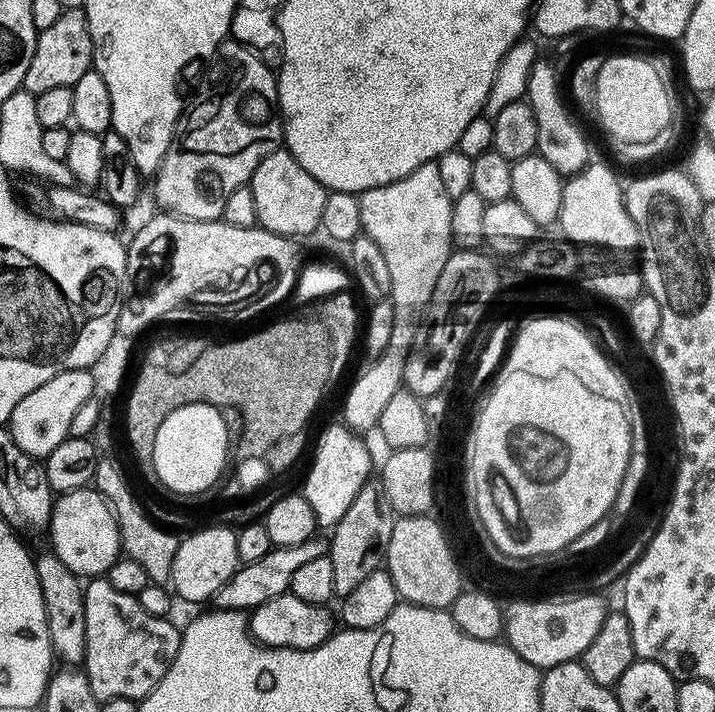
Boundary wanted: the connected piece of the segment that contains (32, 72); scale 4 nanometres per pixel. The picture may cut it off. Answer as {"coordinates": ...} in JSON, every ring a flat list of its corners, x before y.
{"coordinates":[[70,8,62,14,62,18,58,18,52,29,37,35,34,62,30,62,30,70,26,70,23,91,38,97,49,90,74,88,93,68,94,42,90,38,87,11,84,8]]}

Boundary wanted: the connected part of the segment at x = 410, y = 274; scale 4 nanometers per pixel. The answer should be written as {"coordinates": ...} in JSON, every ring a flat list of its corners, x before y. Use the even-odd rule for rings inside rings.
{"coordinates":[[436,162,414,170,414,174,398,182,371,188,360,196,363,235,378,242,382,254,386,254,392,279,390,302,397,313,428,312,428,303,438,286,438,278,442,278,442,270,446,270,446,262,454,251,453,203]]}

